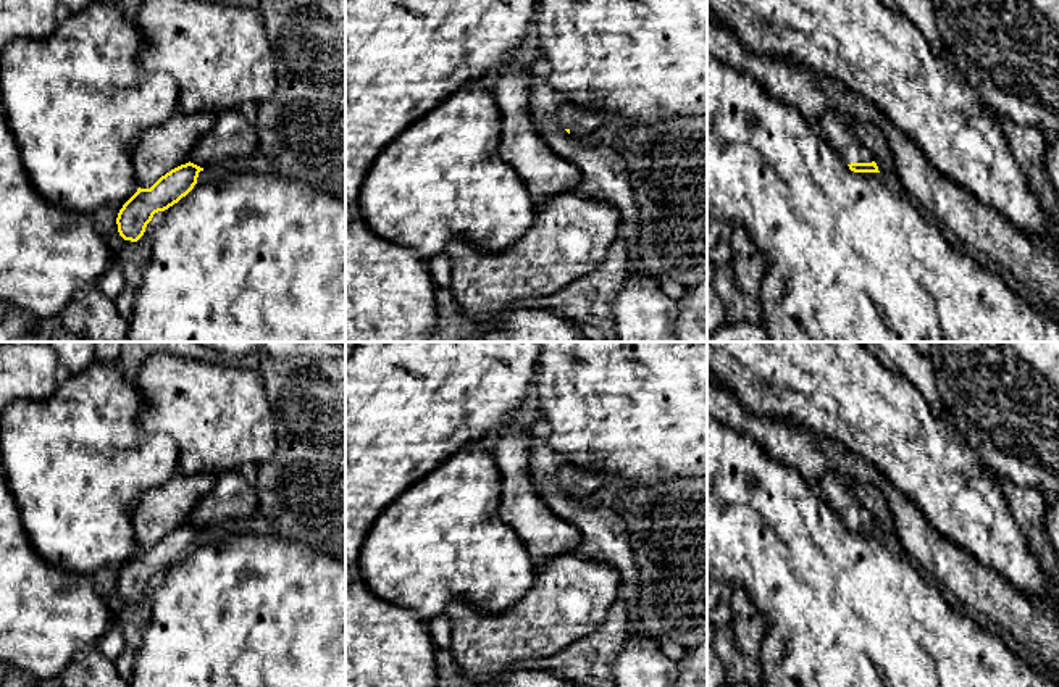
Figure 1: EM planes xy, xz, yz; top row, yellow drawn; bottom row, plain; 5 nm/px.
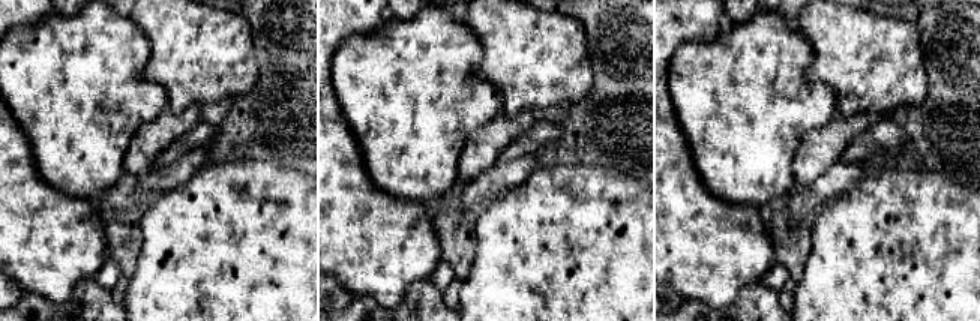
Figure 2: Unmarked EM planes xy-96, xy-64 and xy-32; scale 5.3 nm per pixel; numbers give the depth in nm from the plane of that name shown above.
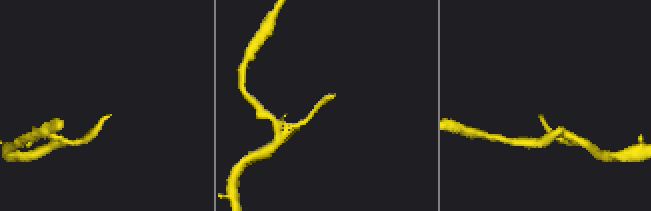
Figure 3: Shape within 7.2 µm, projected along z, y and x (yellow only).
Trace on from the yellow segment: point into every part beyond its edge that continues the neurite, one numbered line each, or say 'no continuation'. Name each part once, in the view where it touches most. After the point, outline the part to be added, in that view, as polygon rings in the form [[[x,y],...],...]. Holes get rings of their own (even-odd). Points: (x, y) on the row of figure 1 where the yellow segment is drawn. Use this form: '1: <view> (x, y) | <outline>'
1: yz (837, 131) | [[[839,111],[823,113],[817,129],[846,164],[875,161],[872,153],[856,140],[852,124]]]

